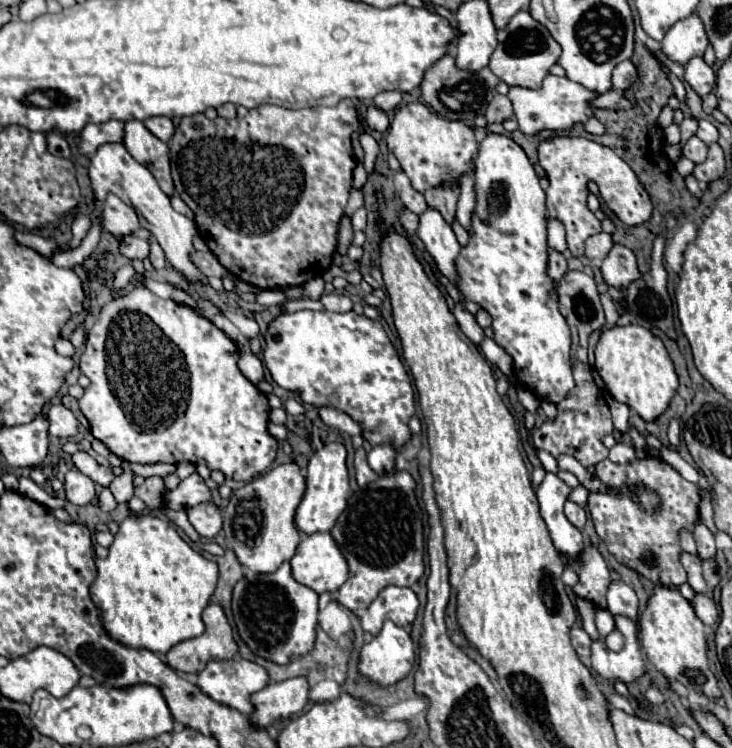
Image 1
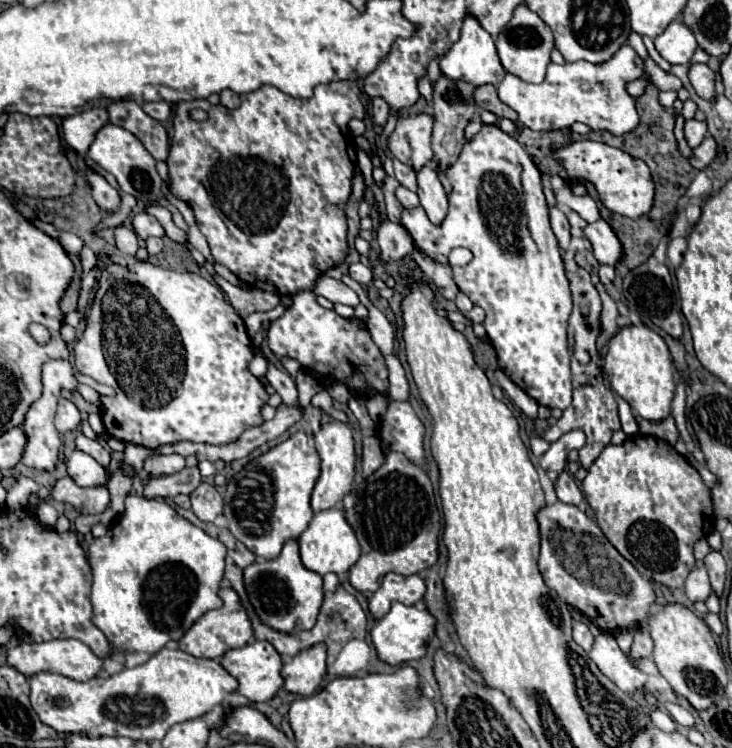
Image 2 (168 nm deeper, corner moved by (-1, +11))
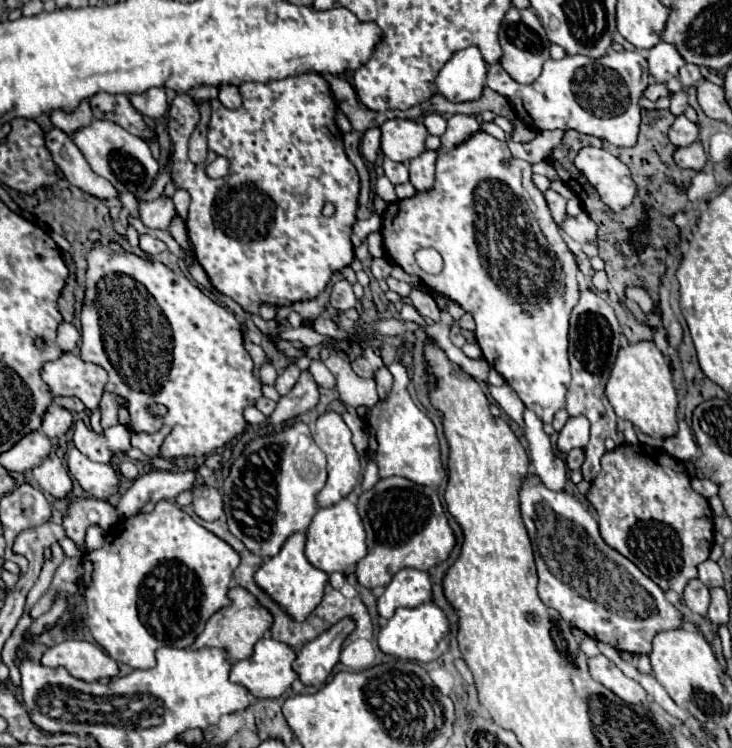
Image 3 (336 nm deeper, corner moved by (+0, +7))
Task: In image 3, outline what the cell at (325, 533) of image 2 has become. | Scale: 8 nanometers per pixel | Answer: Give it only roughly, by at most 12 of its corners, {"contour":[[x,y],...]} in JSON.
{"contour":[[349,498],[319,508],[305,556],[345,574],[367,554],[363,520]]}

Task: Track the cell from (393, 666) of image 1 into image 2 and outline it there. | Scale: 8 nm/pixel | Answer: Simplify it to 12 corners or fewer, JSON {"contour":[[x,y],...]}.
{"contour":[[394,602],[370,638],[390,666],[426,654],[436,620]]}

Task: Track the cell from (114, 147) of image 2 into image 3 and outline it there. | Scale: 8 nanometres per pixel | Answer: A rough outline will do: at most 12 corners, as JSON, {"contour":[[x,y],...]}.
{"contour":[[109,120],[73,136],[91,170],[117,192],[151,188],[147,142]]}

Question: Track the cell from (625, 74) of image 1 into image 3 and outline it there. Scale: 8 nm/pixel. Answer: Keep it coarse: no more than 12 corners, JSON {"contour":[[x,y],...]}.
{"contour":[[639,52],[549,58],[533,84],[485,84],[537,130],[635,146]]}

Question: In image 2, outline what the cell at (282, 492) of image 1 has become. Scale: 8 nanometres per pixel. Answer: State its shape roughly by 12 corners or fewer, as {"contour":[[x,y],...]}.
{"contour":[[298,432],[226,484],[228,530],[276,558],[312,520],[320,460]]}

